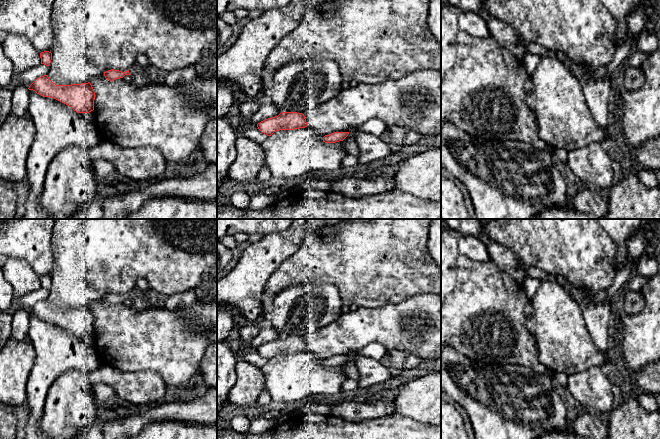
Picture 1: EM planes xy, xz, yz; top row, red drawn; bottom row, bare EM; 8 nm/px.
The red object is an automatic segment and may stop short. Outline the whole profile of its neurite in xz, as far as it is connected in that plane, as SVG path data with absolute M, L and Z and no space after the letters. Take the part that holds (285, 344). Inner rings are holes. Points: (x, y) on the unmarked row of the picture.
M281 336L278 340L265 343L257 348L258 353L267 360L279 354L293 354L307 351L304 338Z

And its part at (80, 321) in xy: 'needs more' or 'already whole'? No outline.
already whole

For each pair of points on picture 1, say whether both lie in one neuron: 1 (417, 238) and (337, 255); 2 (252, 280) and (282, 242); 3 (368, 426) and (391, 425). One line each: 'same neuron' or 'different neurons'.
1: same neuron
2: same neuron
3: same neuron

